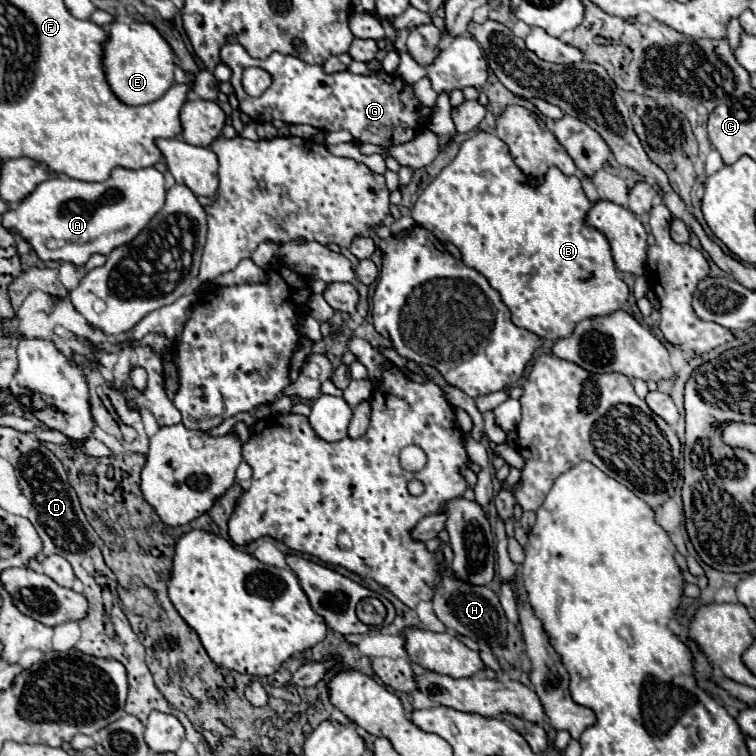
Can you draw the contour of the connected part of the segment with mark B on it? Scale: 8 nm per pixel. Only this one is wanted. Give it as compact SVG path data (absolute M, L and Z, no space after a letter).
M479 130L461 144L453 162L423 190L411 210L411 218L439 240L449 240L459 248L461 260L481 272L501 294L515 326L527 328L541 338L557 340L569 336L573 326L585 318L605 316L623 308L629 288L615 268L607 238L585 224L591 200L585 196L579 178L549 168L537 186L531 186L529 180L531 176L513 164L505 142Z

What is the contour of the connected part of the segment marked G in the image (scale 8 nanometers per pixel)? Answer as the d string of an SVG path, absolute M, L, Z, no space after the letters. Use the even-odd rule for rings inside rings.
M225 44L221 48L221 62L231 68L231 86L239 100L239 110L255 122L283 120L287 124L309 124L323 132L349 130L359 144L397 146L415 138L431 116L431 108L419 106L411 86L399 76L385 74L379 64L379 74L357 76L349 70L327 74L323 66L305 64L295 56L273 52L269 58L251 58L241 44ZM247 66L259 66L273 76L273 84L259 98L249 96L243 90L241 74Z

